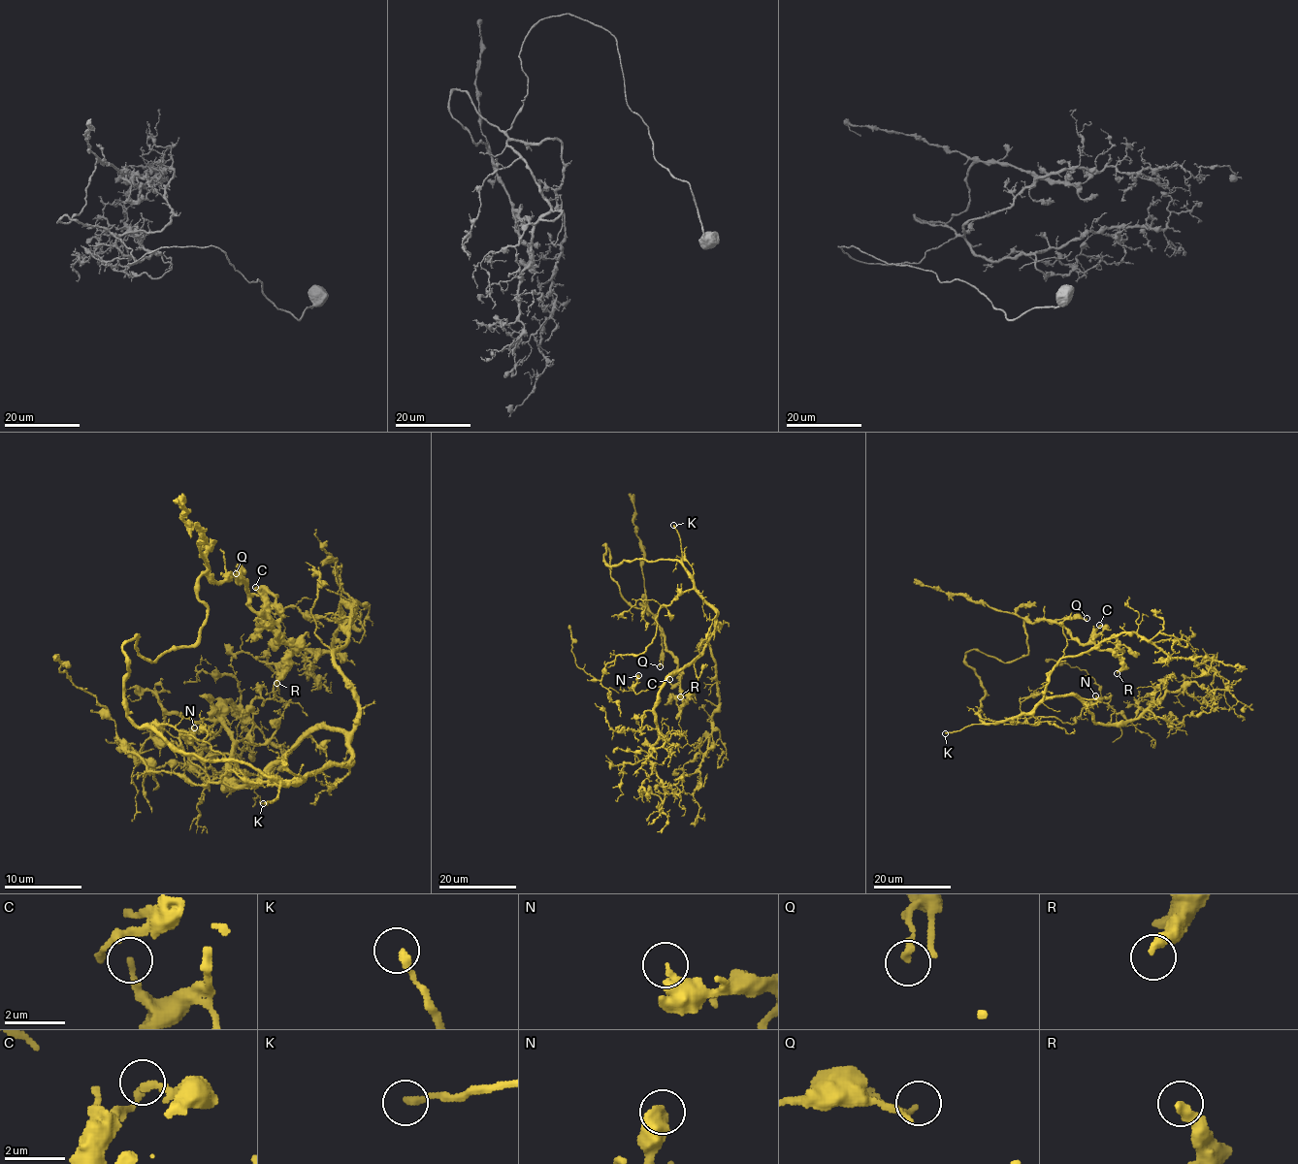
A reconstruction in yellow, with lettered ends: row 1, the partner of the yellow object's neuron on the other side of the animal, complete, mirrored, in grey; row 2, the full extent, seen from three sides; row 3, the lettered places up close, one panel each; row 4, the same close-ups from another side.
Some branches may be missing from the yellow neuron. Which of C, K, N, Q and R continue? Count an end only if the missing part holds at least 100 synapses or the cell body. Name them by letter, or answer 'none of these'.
K

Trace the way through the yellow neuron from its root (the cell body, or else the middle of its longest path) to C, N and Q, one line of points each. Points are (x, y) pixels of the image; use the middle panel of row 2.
C: (671, 561), (609, 565), (602, 544), (620, 595), (654, 617), (665, 648), (678, 662), (679, 682), (669, 679)
N: (671, 561), (717, 612), (714, 632), (661, 686), (636, 694), (638, 675)
Q: (671, 561), (609, 565), (602, 544), (620, 595), (654, 617), (663, 644), (660, 666)

